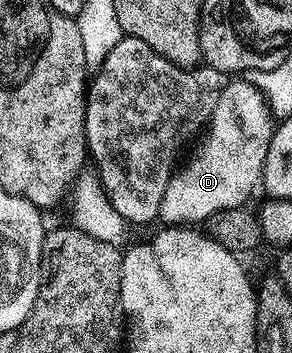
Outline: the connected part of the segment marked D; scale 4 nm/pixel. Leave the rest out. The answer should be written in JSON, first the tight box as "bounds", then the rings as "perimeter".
{"bounds":[159,77,274,224],"perimeter":[[[236,77],[233,79],[236,79],[233,81],[233,83],[232,80],[225,82],[224,88],[222,89],[222,93],[218,97],[218,105],[214,105],[214,113],[212,114],[212,118],[209,119],[208,126],[202,135],[202,138],[204,138],[204,140],[202,140],[201,143],[197,145],[196,152],[194,152],[193,155],[189,157],[188,164],[186,164],[184,168],[182,168],[183,166],[181,166],[179,169],[173,170],[172,176],[170,177],[170,181],[166,185],[166,193],[162,193],[162,205],[160,206],[159,218],[161,220],[165,219],[165,224],[203,224],[214,213],[218,213],[222,209],[234,209],[235,207],[245,206],[245,204],[249,202],[247,199],[255,193],[256,187],[258,191],[258,188],[261,186],[264,177],[264,166],[266,165],[266,153],[270,149],[270,141],[272,140],[272,132],[274,130],[274,112],[269,106],[268,100],[265,98],[265,92],[261,90],[261,88],[258,89],[255,87],[254,84],[247,83],[247,81],[244,80],[247,78],[244,77]]]}

